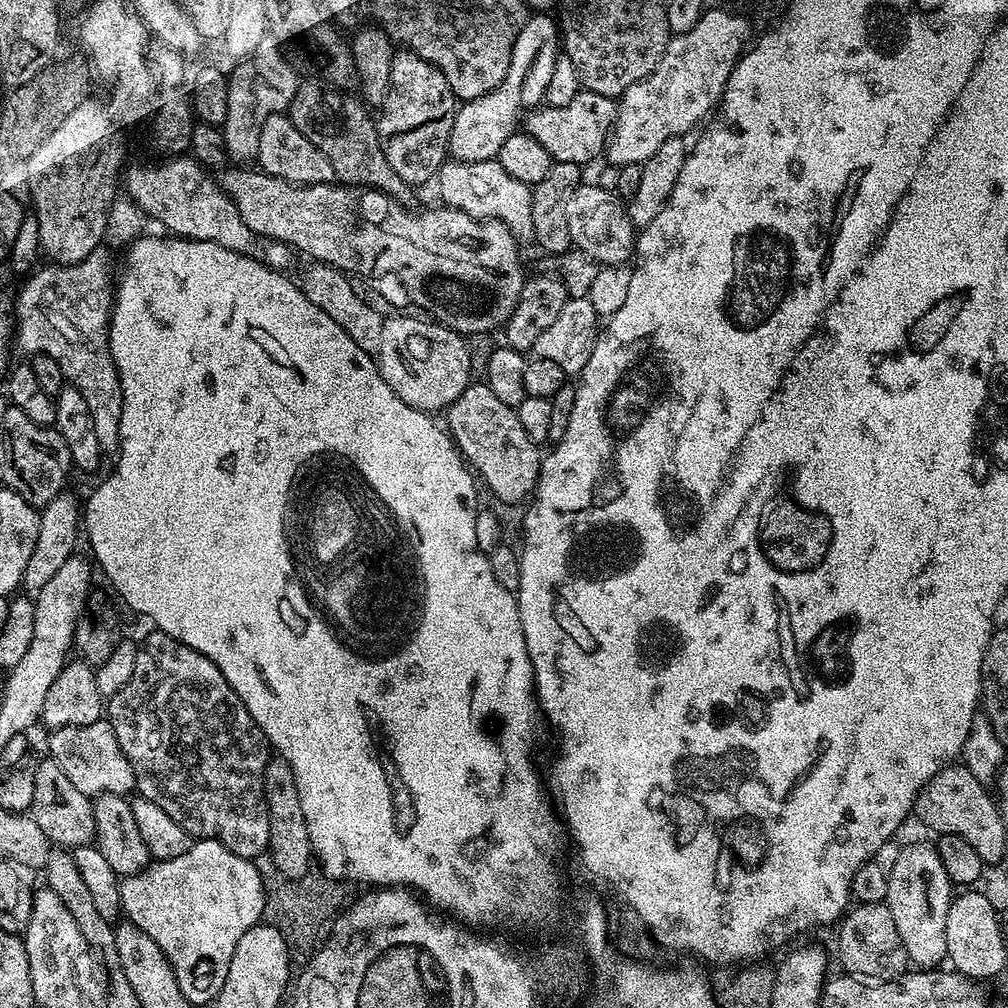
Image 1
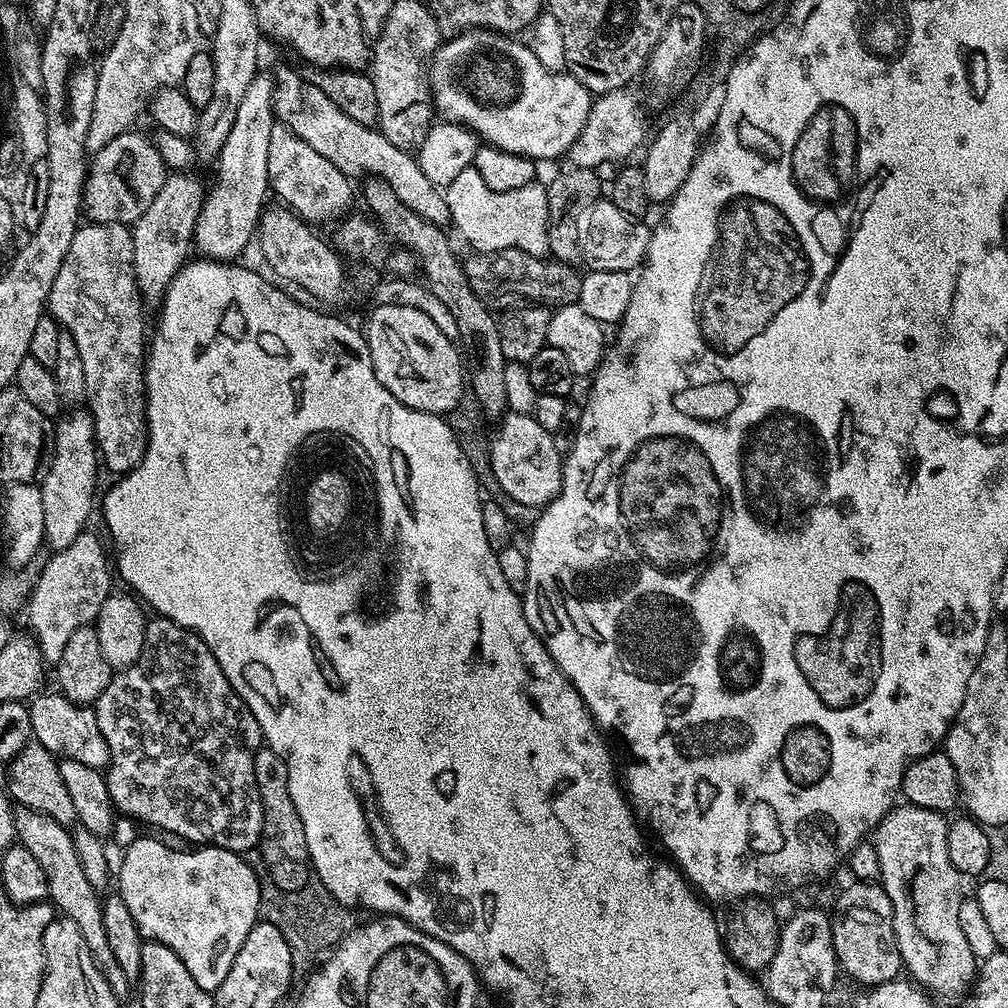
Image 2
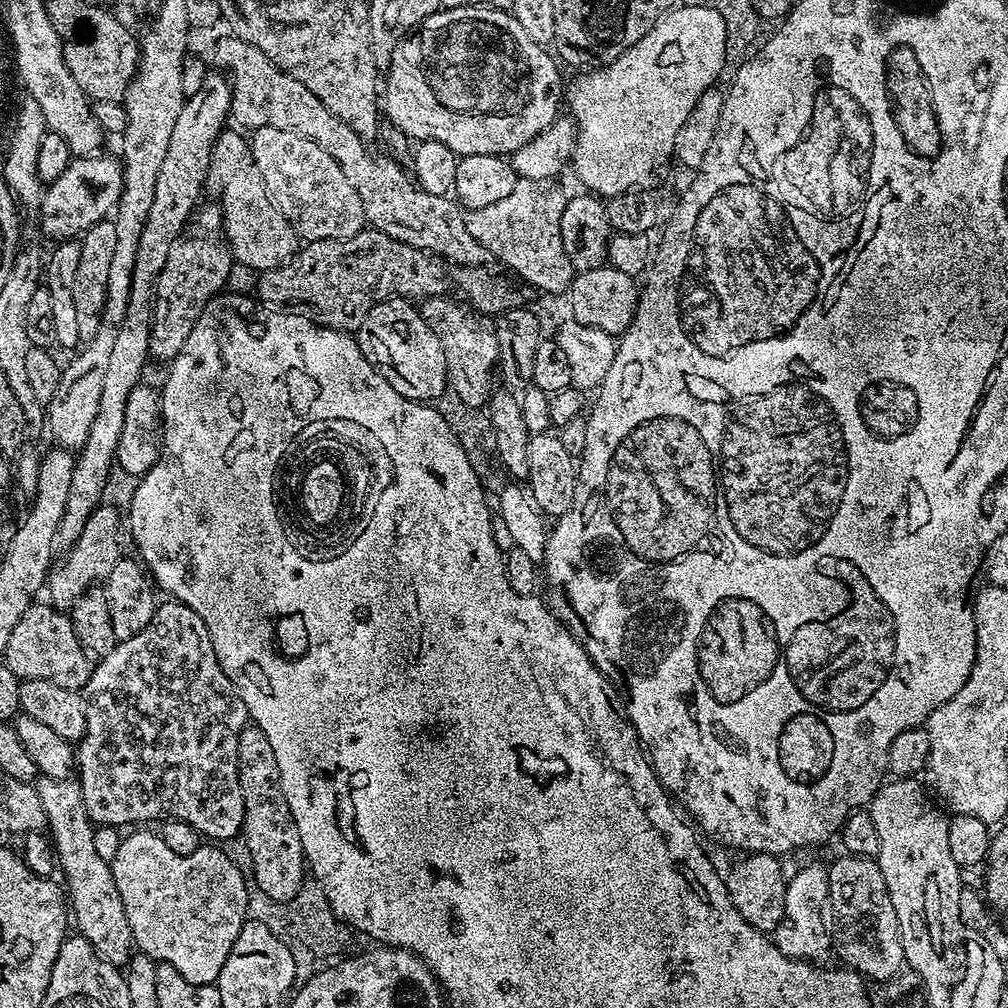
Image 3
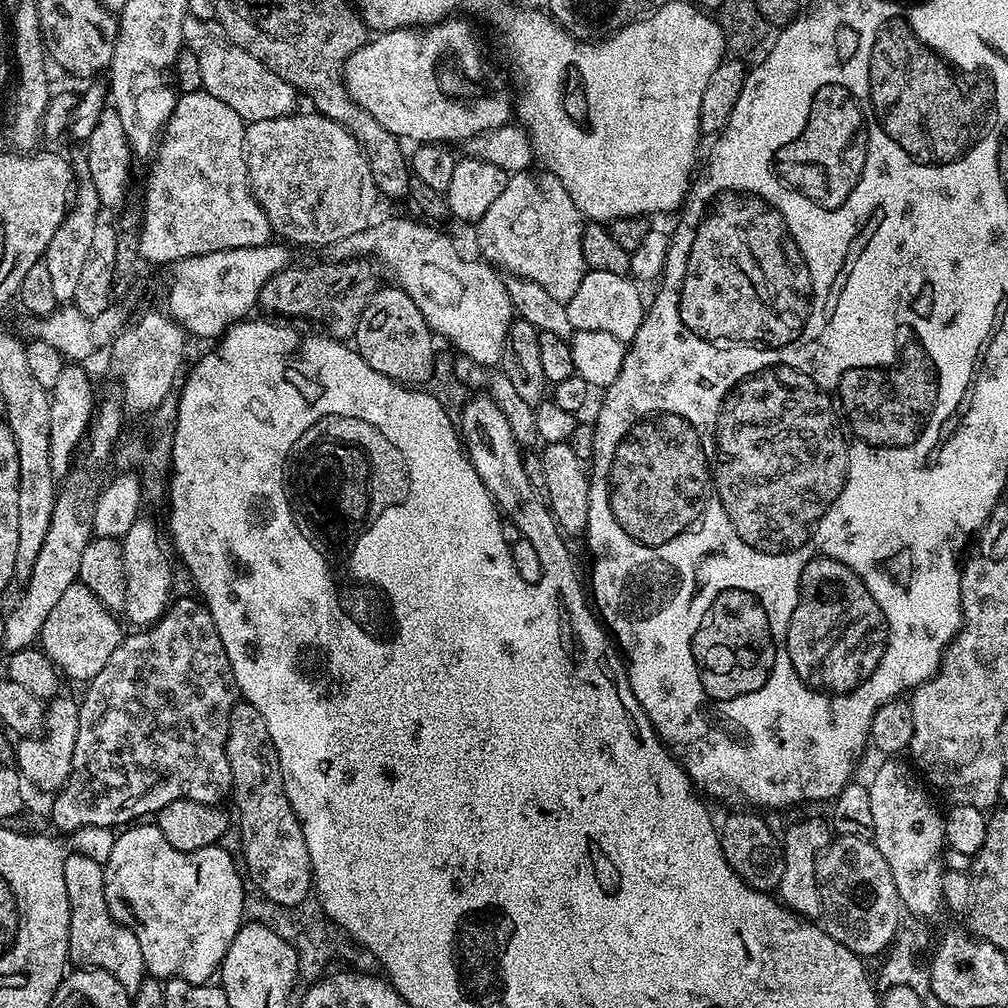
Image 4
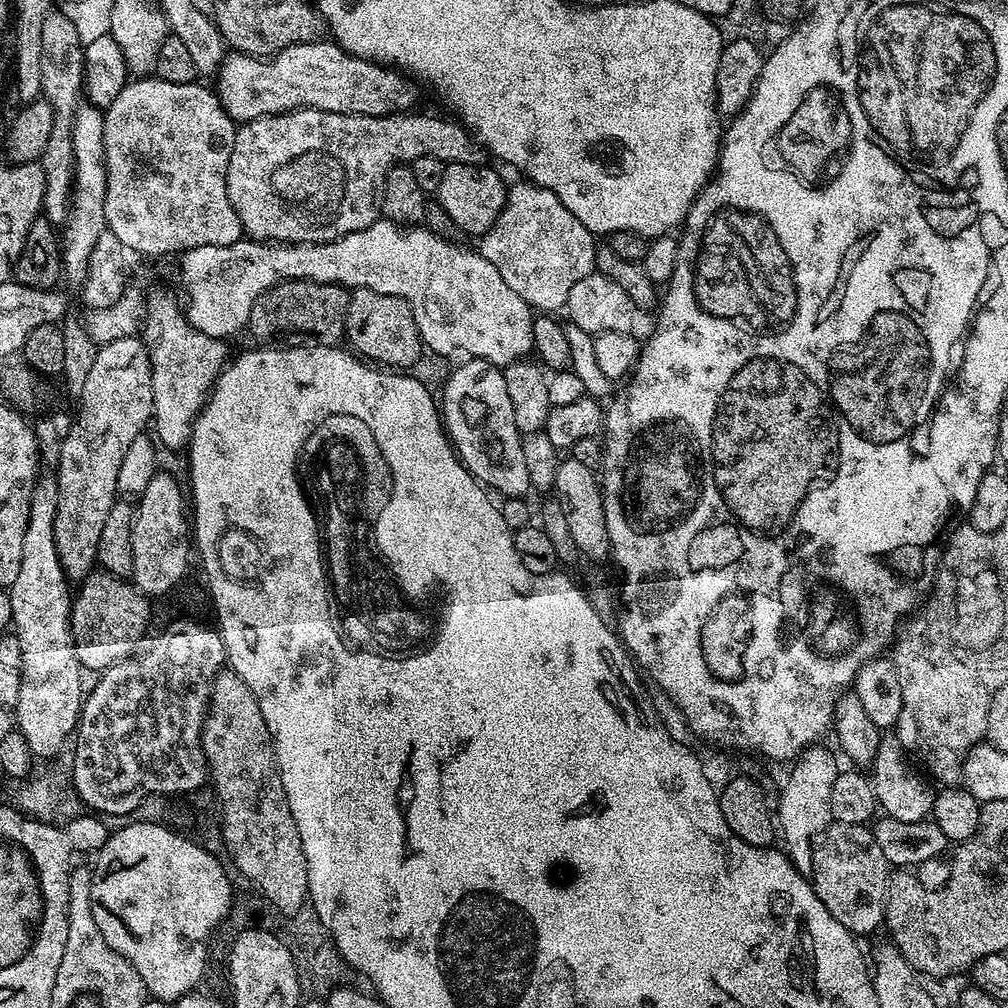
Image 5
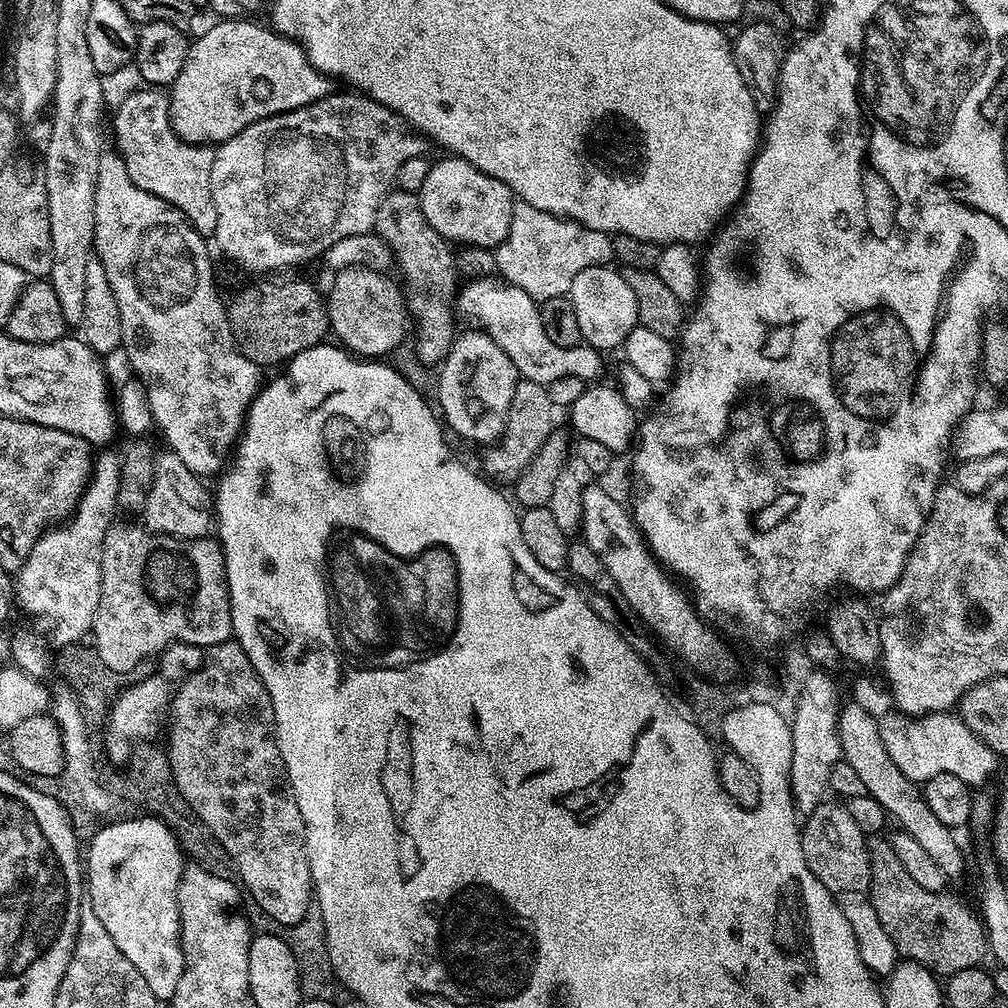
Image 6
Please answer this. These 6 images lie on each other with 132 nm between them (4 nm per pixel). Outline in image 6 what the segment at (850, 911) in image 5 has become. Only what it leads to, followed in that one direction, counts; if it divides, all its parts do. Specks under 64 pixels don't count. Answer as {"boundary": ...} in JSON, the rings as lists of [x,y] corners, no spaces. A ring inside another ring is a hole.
{"boundary":[[[821,802],[803,821],[800,837],[806,866],[810,866],[810,874],[814,874],[814,878],[818,878],[818,882],[822,882],[822,886],[833,894],[867,893],[870,886],[869,841],[854,819],[850,818],[843,803],[828,803]]]}

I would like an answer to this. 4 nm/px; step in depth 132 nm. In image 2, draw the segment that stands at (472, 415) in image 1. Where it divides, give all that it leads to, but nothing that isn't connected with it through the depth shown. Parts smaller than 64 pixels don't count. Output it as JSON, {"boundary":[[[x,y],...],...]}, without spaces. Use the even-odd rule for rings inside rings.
{"boundary":[[[505,412],[499,417],[496,437],[491,437],[488,453],[492,463],[494,478],[498,478],[498,486],[506,490],[514,502],[526,506],[530,510],[539,510],[560,493],[564,461],[558,446],[554,446],[552,433],[542,430],[531,414]]]}

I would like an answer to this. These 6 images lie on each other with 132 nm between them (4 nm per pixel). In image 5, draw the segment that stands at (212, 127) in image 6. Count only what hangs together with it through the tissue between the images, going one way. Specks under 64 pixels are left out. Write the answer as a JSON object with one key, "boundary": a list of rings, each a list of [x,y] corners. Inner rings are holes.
{"boundary":[[[328,38],[295,44],[271,58],[233,51],[225,55],[215,80],[216,97],[231,120],[237,122],[279,116],[281,112],[294,112],[298,108],[317,108],[351,116],[386,116],[417,107],[417,85],[407,75],[352,56]]]}

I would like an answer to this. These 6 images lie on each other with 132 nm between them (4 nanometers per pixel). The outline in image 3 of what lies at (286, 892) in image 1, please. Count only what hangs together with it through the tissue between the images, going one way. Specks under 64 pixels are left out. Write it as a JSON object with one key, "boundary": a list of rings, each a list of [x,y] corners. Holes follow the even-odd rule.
{"boundary":[[[315,882],[305,883],[294,900],[277,900],[272,908],[253,907],[251,919],[270,926],[270,930],[290,950],[294,958],[297,981],[307,981],[319,972],[336,968],[346,959],[343,936],[345,929],[337,920],[326,894]]]}

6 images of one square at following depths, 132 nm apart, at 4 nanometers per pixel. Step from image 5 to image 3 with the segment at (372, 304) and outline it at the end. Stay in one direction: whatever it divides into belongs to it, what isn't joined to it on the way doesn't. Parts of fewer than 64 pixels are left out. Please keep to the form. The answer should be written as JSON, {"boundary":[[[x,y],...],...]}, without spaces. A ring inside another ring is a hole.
{"boundary":[[[393,298],[376,304],[370,314],[366,314],[366,322],[362,322],[354,339],[374,370],[406,399],[436,402],[449,387],[442,342],[434,336],[415,303]]]}

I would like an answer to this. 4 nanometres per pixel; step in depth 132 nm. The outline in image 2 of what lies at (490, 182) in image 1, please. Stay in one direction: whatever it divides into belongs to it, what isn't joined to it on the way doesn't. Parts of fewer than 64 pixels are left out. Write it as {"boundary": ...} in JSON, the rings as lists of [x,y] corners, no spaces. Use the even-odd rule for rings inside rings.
{"boundary":[[[467,168],[454,178],[442,192],[446,206],[448,207],[448,219],[451,227],[460,231],[460,236],[472,247],[473,253],[477,252],[501,252],[507,248],[522,250],[531,256],[549,255],[548,251],[548,190],[543,183],[533,182],[526,186],[518,186],[518,190],[490,190],[478,174],[476,168]]]}

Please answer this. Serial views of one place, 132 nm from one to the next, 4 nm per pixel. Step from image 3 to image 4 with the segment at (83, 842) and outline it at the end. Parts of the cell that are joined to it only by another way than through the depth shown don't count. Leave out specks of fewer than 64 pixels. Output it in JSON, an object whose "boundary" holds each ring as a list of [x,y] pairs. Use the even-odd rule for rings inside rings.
{"boundary":[[[57,695],[47,705],[44,713],[42,735],[39,738],[20,738],[15,741],[16,759],[14,764],[25,781],[53,794],[59,793],[67,785],[68,775],[72,772],[74,742],[78,738],[79,713],[80,710],[75,699],[72,701],[68,696]],[[70,854],[64,859],[64,881],[66,882],[66,894],[70,898],[70,934],[68,935],[68,959],[73,965],[87,966],[89,968],[101,968],[106,970],[114,978],[120,980],[120,984],[128,993],[134,994],[138,986],[146,978],[144,959],[142,958],[142,946],[138,946],[138,938],[129,928],[119,924],[108,913],[106,906],[106,890],[104,889],[104,865],[99,860],[89,856]]]}

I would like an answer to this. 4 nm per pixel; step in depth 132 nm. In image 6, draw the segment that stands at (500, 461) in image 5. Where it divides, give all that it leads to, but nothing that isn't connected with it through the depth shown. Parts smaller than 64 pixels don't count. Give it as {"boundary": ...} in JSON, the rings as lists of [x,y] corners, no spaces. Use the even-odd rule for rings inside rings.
{"boundary":[[[468,330],[465,336],[464,333],[457,335],[440,370],[438,401],[443,423],[464,440],[473,440],[479,446],[495,445],[508,427],[510,402],[518,383],[514,362],[506,358],[504,351],[489,336]]]}

